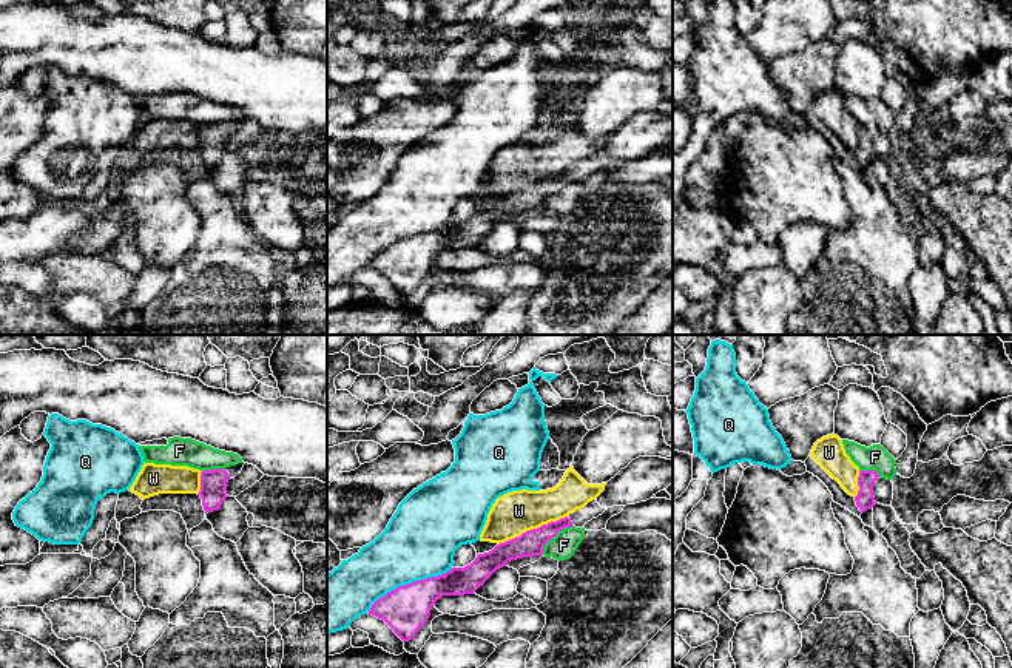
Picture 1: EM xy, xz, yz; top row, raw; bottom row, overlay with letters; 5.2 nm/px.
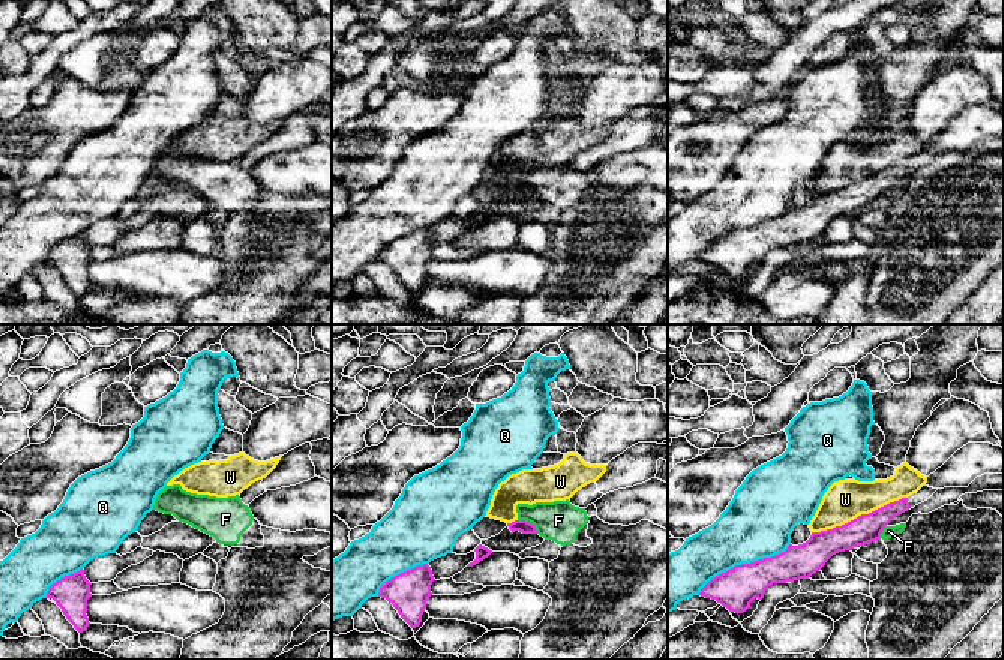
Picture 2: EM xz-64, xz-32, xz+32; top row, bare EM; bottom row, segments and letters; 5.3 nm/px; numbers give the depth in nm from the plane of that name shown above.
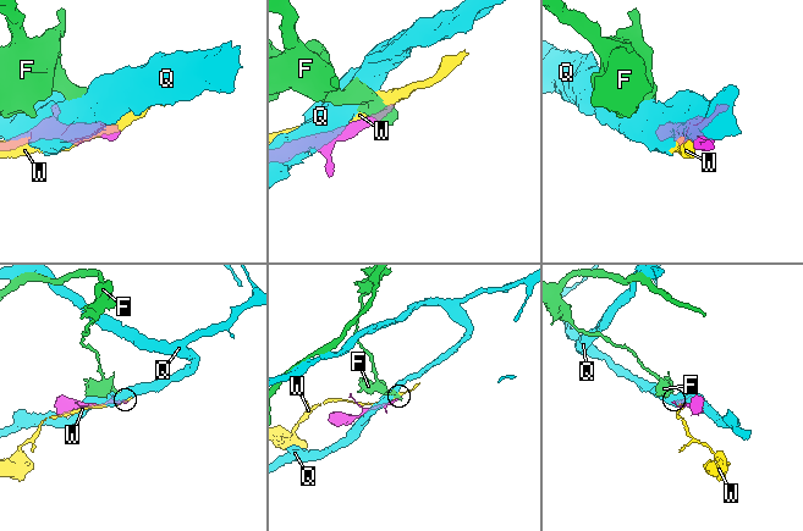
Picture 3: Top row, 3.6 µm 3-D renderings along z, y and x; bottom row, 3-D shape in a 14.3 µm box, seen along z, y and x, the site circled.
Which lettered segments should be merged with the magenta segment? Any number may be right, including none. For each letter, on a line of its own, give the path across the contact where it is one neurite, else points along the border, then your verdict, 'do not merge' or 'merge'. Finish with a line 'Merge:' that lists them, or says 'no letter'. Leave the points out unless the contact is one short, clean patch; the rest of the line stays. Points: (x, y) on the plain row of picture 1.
F: border xz (573, 179), (560, 184), (545, 199), (542, 209); do not merge
Q: do not merge
W: do not merge
Merge: no letter

